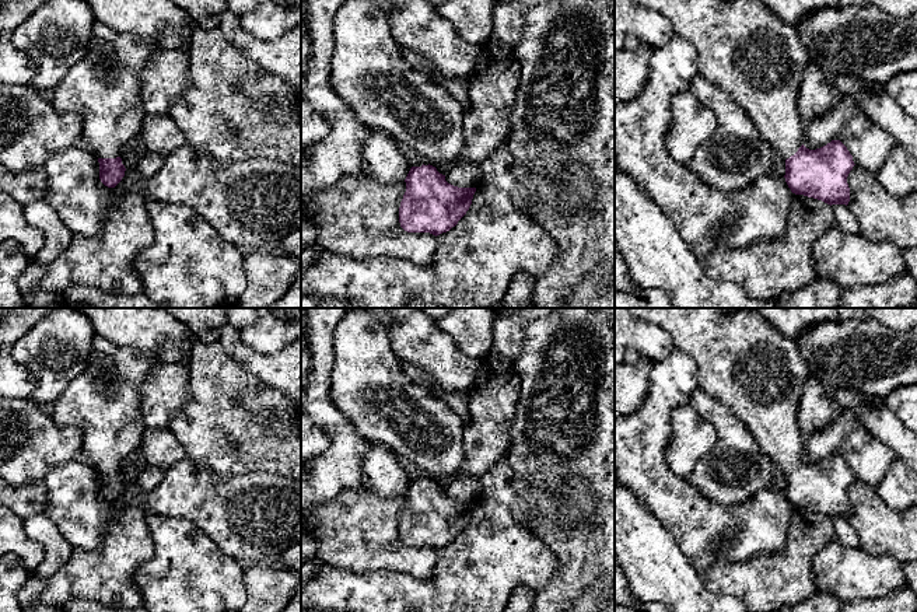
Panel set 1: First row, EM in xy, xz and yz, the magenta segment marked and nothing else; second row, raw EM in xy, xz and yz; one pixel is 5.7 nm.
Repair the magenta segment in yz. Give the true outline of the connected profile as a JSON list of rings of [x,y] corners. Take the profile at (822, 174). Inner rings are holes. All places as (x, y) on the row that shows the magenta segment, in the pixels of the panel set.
[[[631,0],[637,6],[662,14],[673,27],[675,35],[685,38],[697,49],[697,69],[701,78],[728,94],[752,119],[762,139],[785,160],[785,182],[792,193],[822,200],[827,204],[848,204],[850,188],[847,176],[853,167],[853,155],[840,140],[809,150],[804,146],[805,123],[798,109],[798,94],[808,52],[792,25],[785,24],[760,0]]]

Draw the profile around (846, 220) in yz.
[[[832,204],[836,225],[848,232],[848,234],[860,234],[860,225],[857,223],[855,216],[851,213],[848,206],[846,204]]]

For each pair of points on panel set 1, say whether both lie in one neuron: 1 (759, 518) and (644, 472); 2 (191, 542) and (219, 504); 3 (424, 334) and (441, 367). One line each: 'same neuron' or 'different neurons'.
1: same neuron
2: different neurons
3: same neuron

